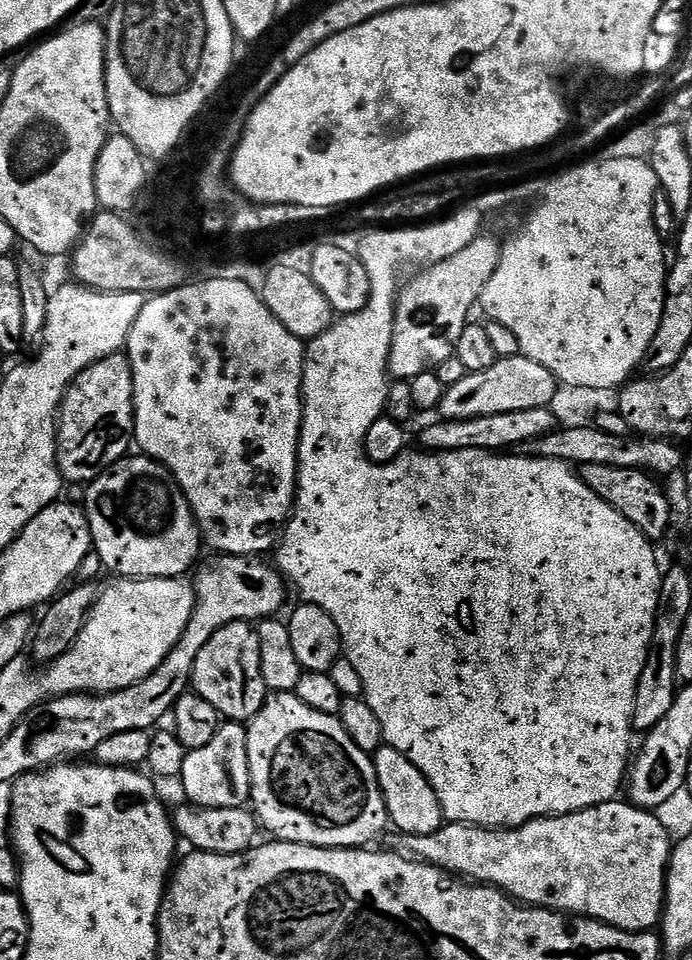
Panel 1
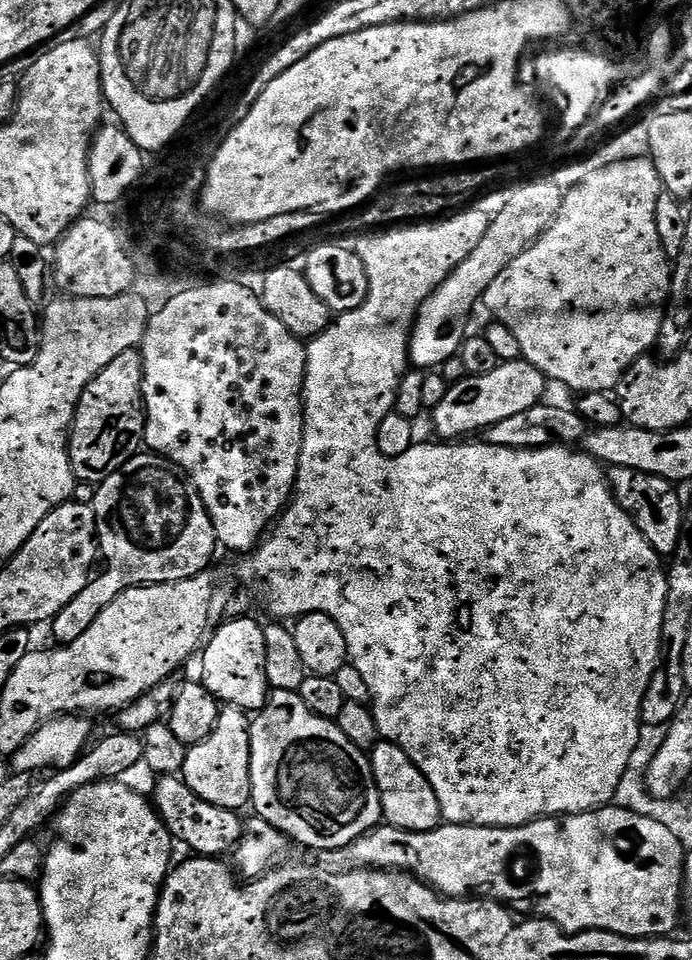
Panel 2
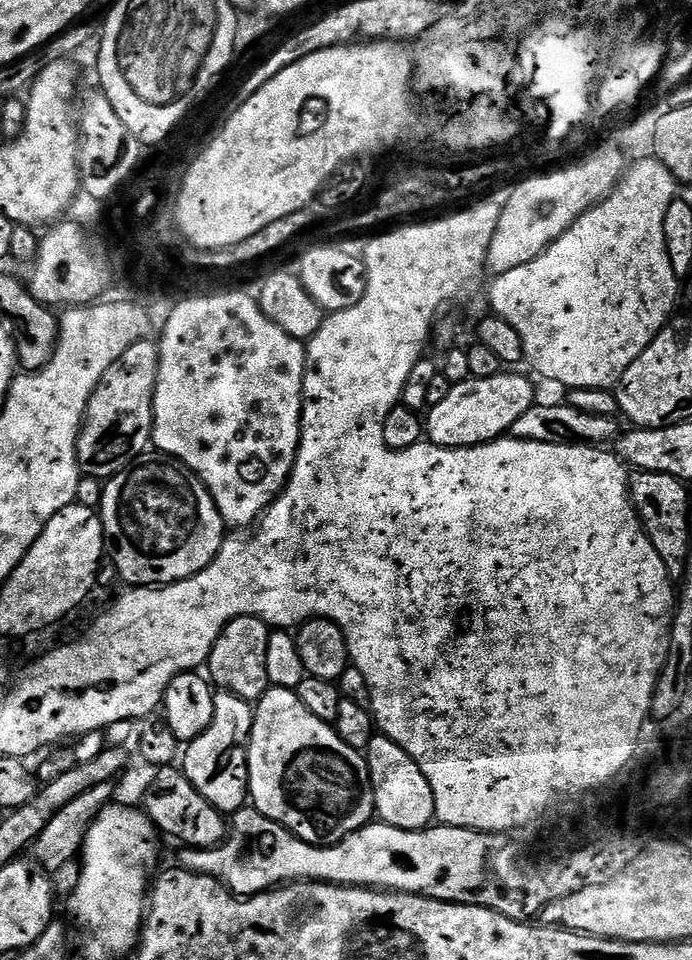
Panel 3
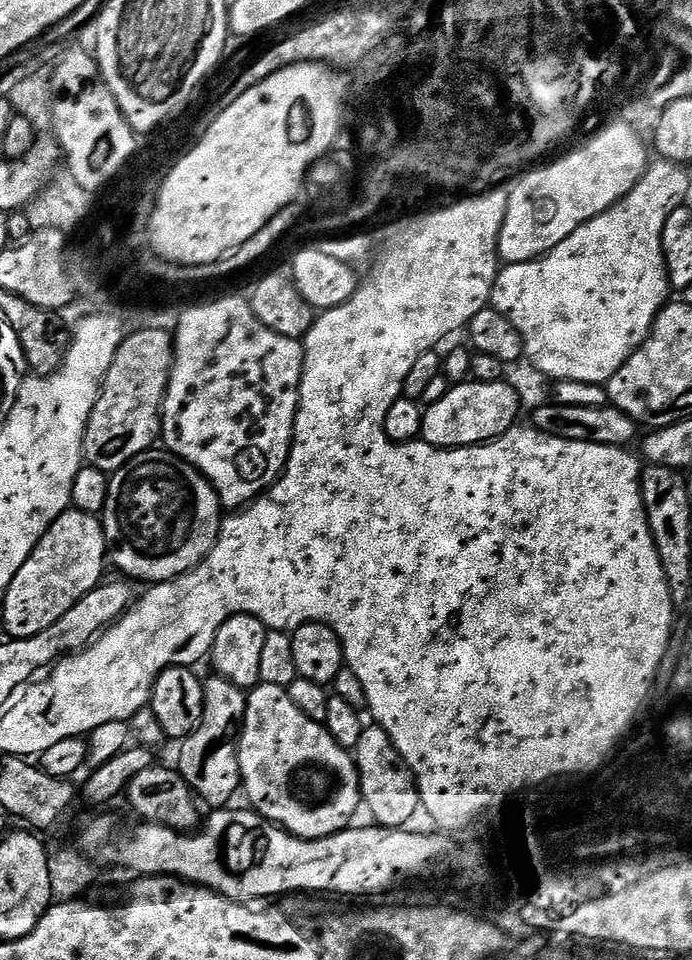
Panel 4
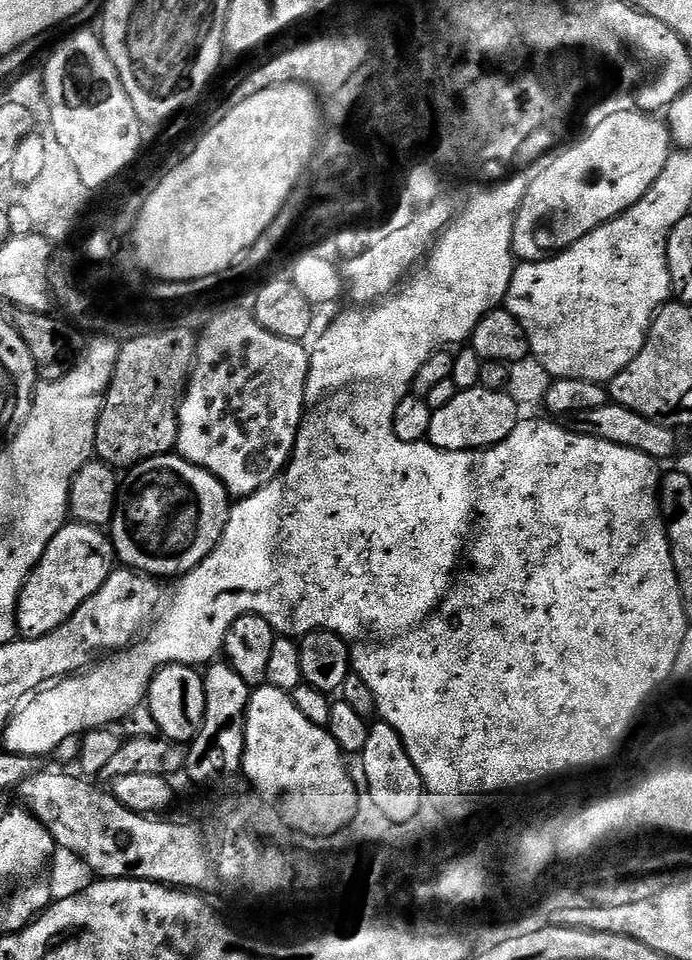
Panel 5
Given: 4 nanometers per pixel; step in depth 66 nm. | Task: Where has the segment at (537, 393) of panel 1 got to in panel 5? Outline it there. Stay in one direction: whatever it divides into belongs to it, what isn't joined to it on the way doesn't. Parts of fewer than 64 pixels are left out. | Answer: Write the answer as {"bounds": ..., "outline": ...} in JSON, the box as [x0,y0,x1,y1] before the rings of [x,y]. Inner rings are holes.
{"bounds":[427,386,519,452],"outline":[[[479,386],[465,388],[457,391],[446,406],[433,411],[427,443],[443,452],[483,450],[501,444],[519,423],[518,409],[507,390],[495,392]]]}

